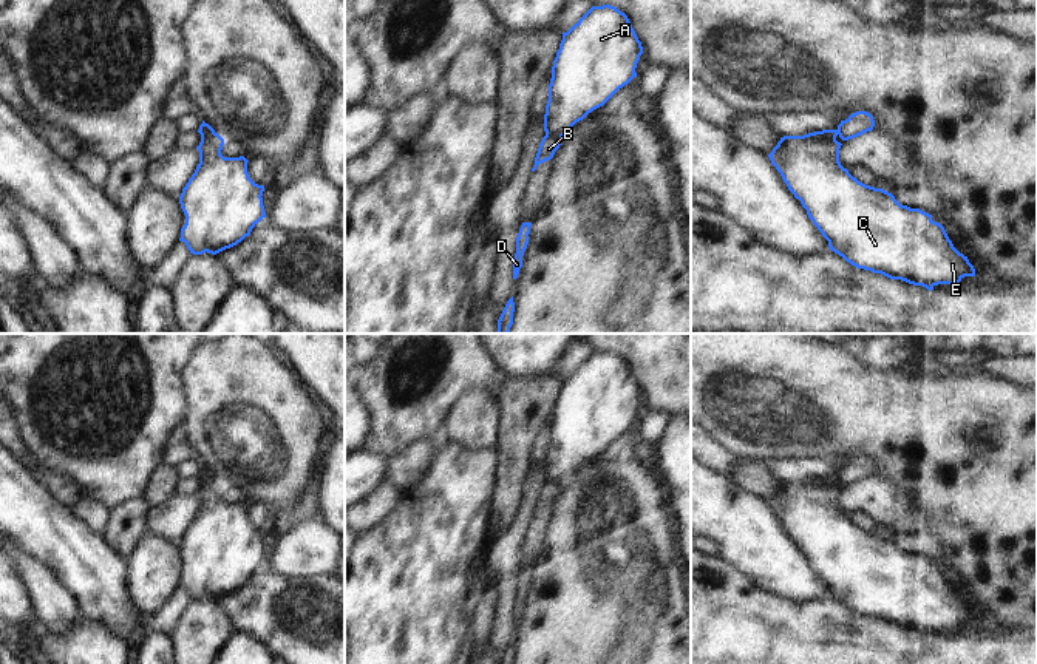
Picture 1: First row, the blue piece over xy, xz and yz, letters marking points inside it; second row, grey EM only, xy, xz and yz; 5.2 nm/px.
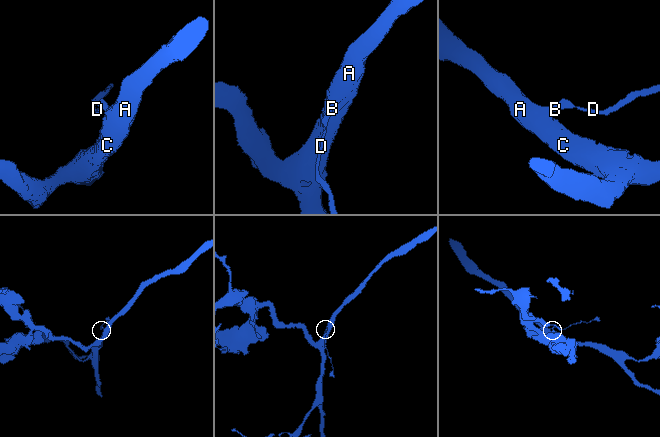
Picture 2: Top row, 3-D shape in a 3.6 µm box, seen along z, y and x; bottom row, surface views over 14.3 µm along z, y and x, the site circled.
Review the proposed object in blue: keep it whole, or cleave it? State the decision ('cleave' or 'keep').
cleave

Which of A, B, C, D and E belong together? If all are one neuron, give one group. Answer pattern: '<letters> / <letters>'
A C E / B D

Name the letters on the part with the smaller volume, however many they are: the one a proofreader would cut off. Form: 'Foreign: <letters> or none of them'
Foreign: B, D

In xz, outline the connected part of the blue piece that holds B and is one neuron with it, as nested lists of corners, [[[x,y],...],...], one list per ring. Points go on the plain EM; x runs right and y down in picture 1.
[[[546,480],[539,490],[532,517],[535,517],[539,510],[550,506],[555,497],[559,494],[561,488],[563,482]]]

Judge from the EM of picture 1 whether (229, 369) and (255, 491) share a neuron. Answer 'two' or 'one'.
one

